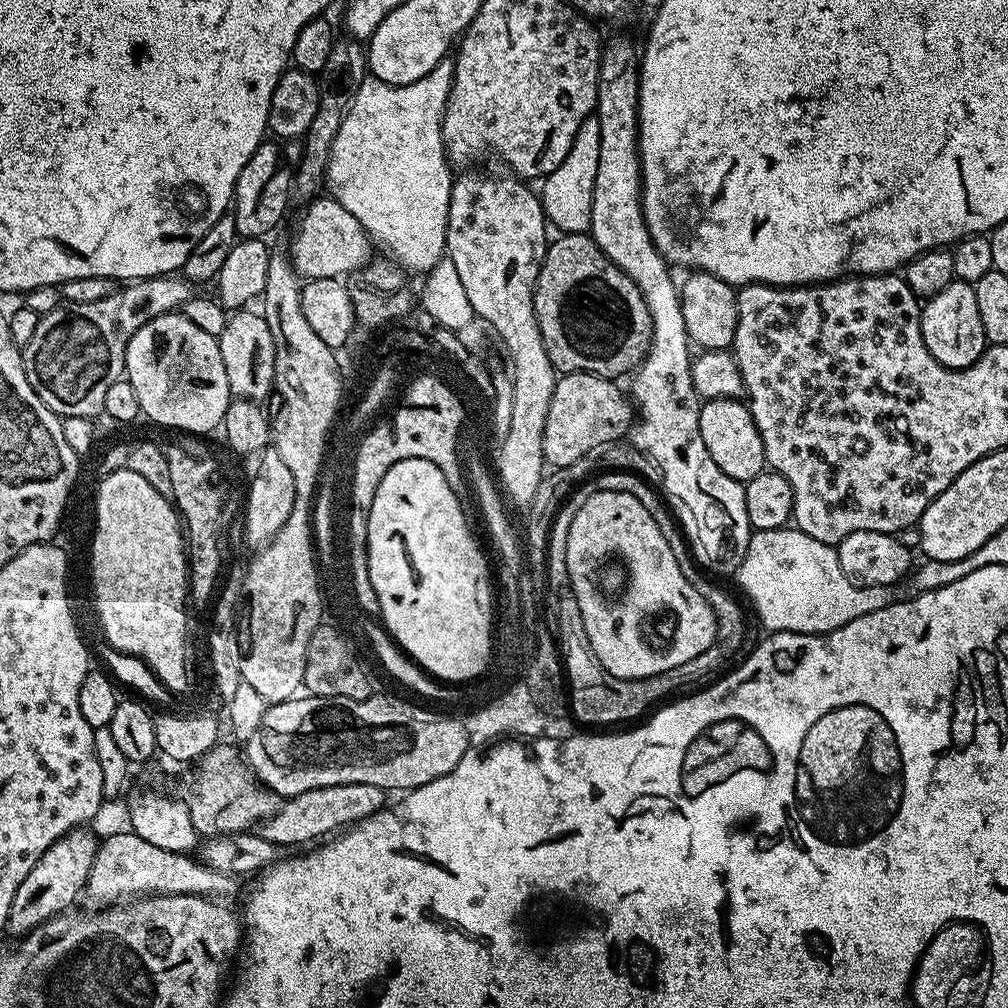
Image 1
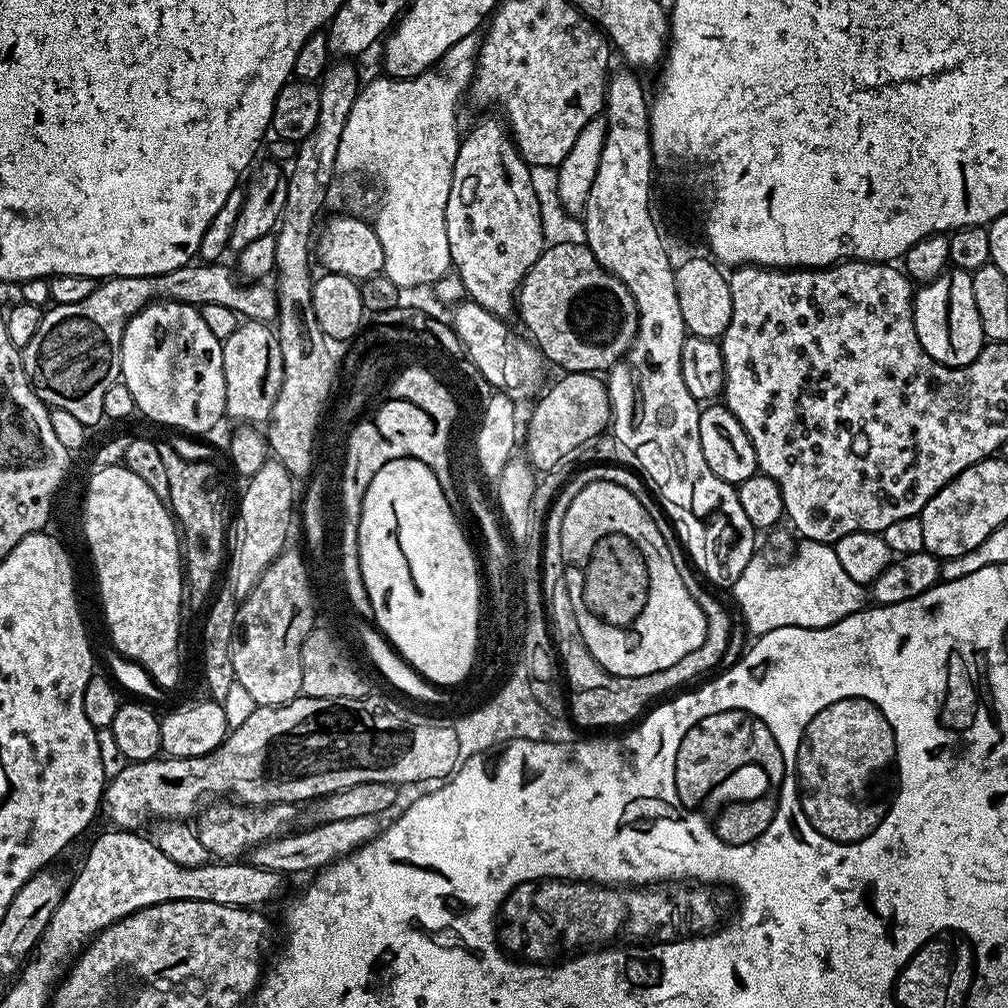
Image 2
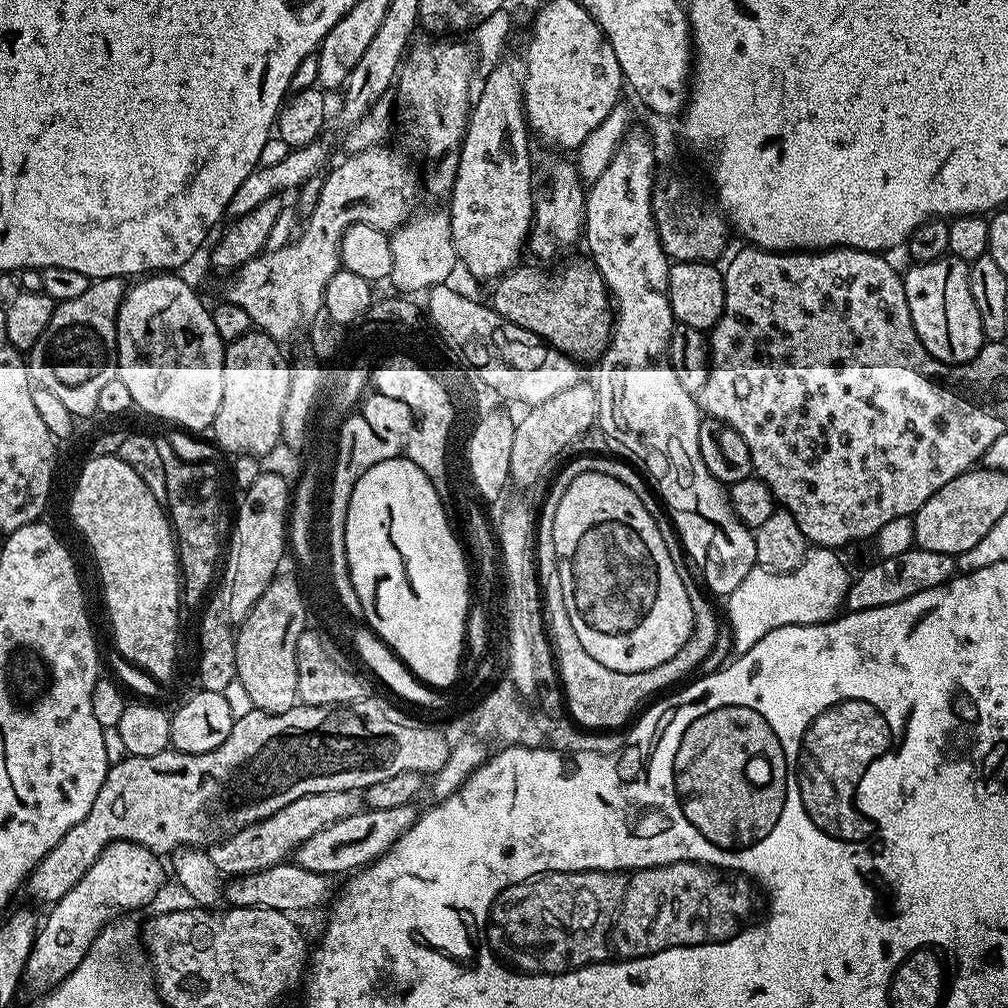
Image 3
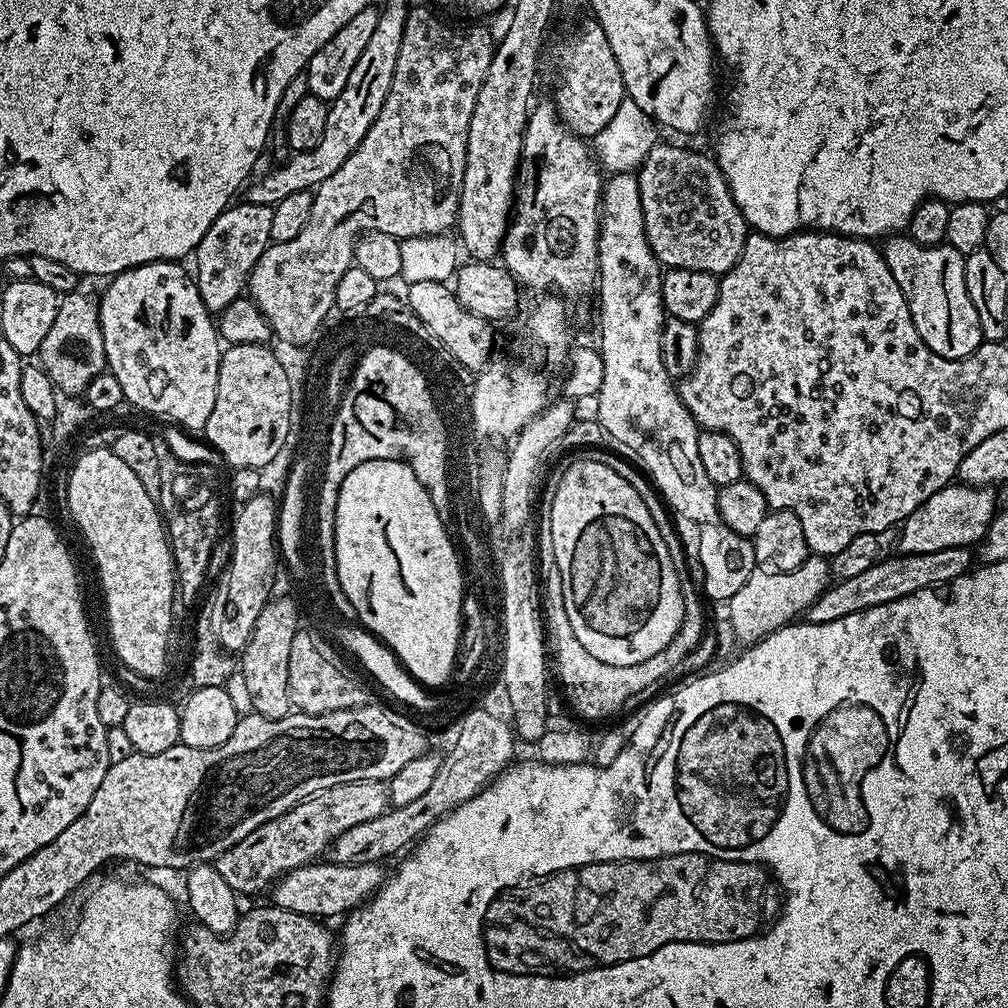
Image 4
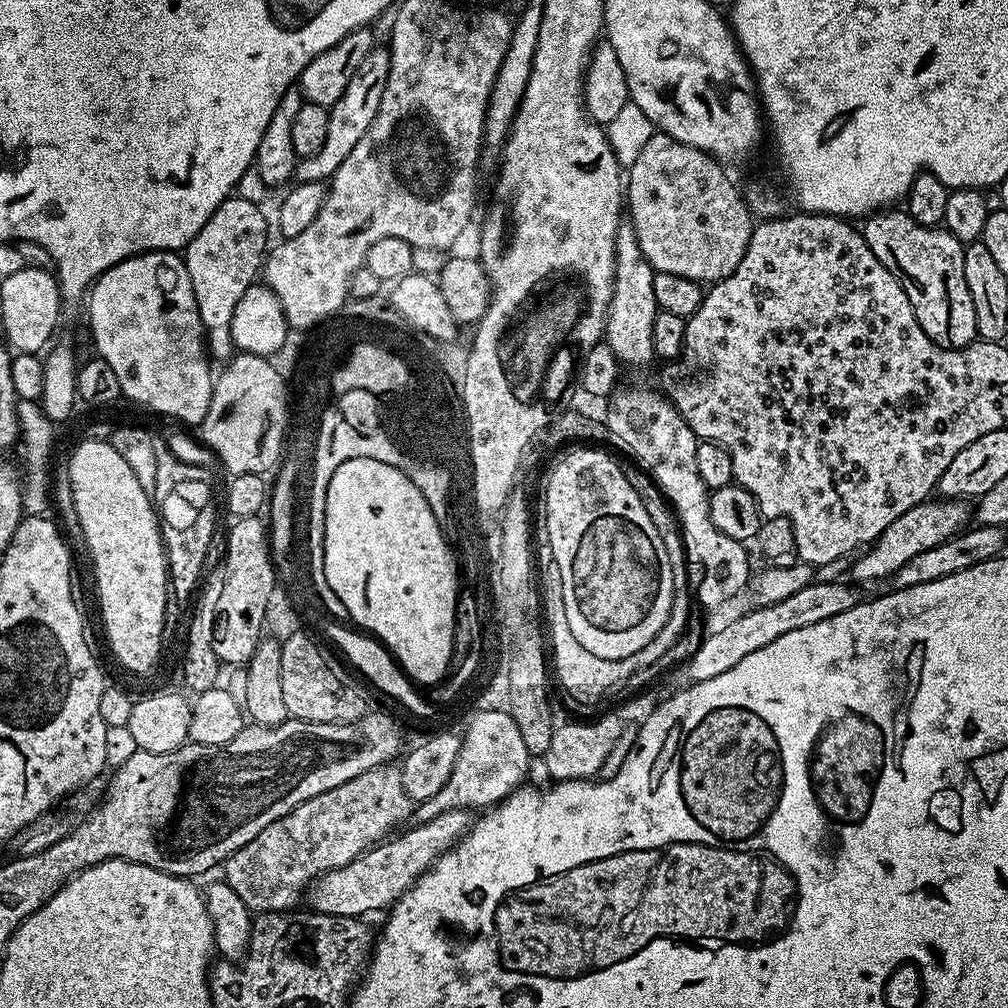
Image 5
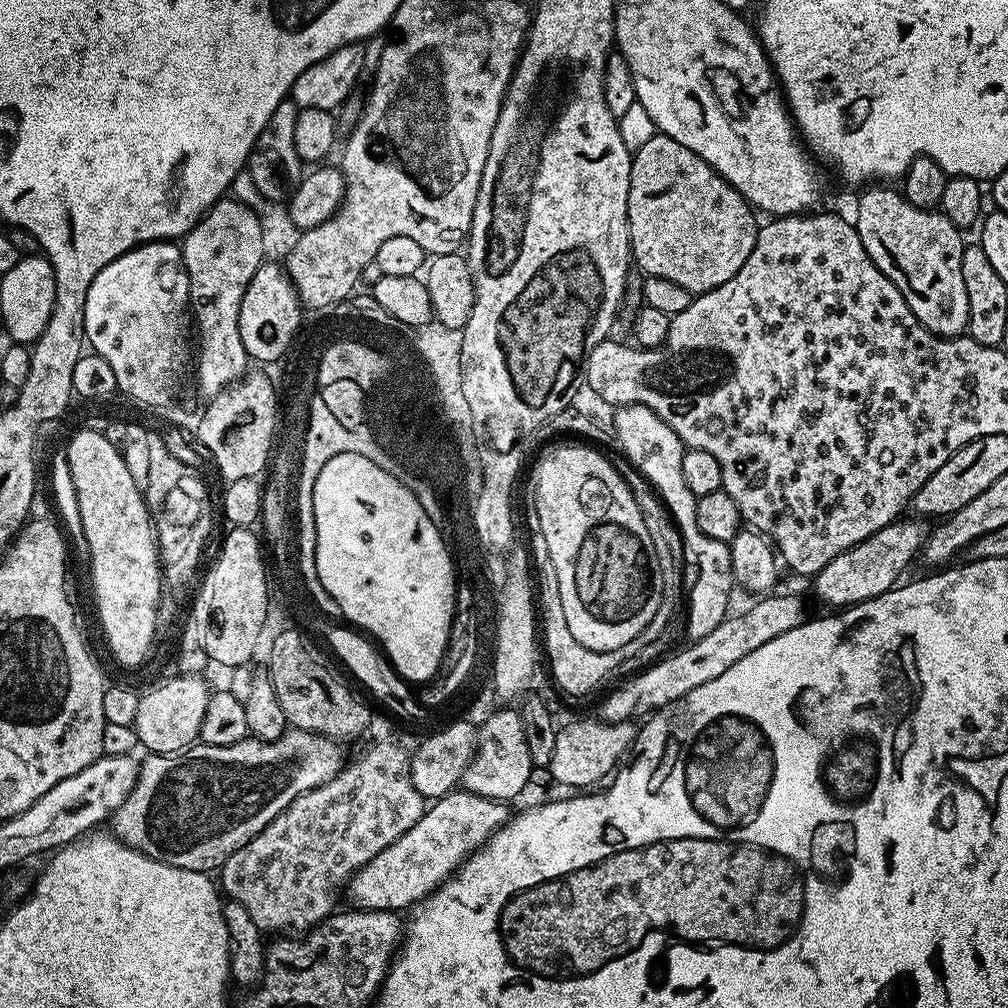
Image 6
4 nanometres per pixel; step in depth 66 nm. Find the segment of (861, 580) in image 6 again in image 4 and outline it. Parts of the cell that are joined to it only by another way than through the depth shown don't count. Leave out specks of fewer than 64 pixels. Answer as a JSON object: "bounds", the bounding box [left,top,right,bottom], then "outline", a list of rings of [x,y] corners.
{"bounds":[899,482,998,554],"outline":[[[959,482],[947,484],[942,490],[938,490],[938,494],[926,498],[924,505],[918,510],[914,510],[914,514],[910,514],[899,525],[899,551],[901,553],[909,552],[910,554],[930,554],[930,550],[950,550],[950,546],[965,548],[967,546],[977,545],[984,539],[984,535],[988,532],[988,525],[991,524],[993,516],[998,511],[996,496],[992,492],[995,491],[988,486],[973,488],[970,484],[962,484]]]}

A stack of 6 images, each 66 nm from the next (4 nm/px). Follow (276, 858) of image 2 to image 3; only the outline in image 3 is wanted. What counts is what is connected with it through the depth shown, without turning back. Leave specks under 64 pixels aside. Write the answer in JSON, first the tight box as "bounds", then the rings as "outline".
{"bounds":[294,803,418,878],"outline":[[[415,803],[402,806],[390,806],[390,810],[378,810],[368,808],[342,818],[326,830],[318,830],[314,838],[310,838],[305,844],[301,844],[294,853],[294,862],[302,866],[302,870],[314,870],[314,874],[322,874],[329,878],[335,878],[339,872],[352,874],[372,863],[376,857],[382,855],[416,820],[418,808]]]}

